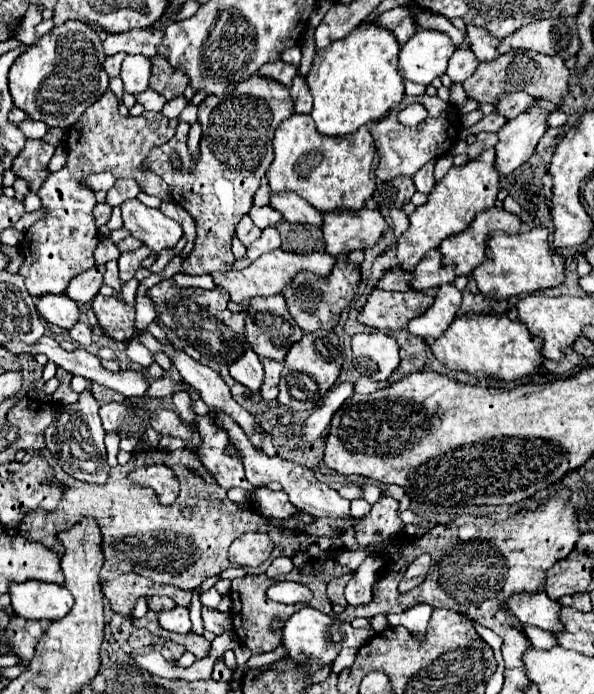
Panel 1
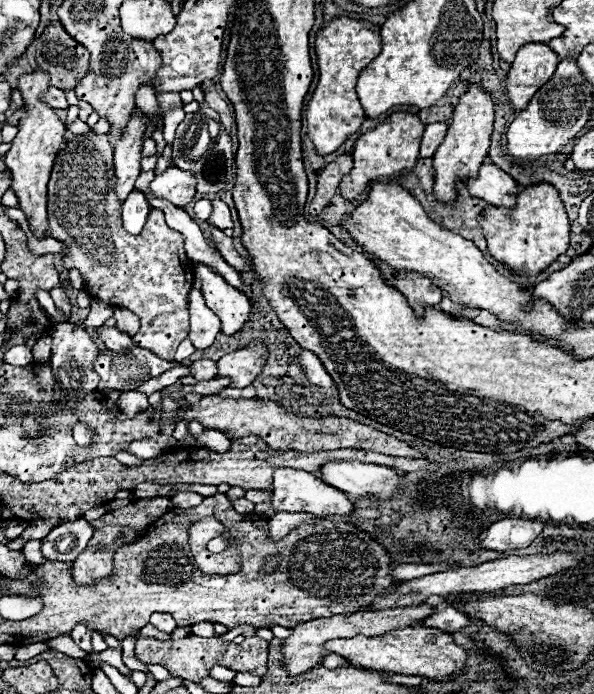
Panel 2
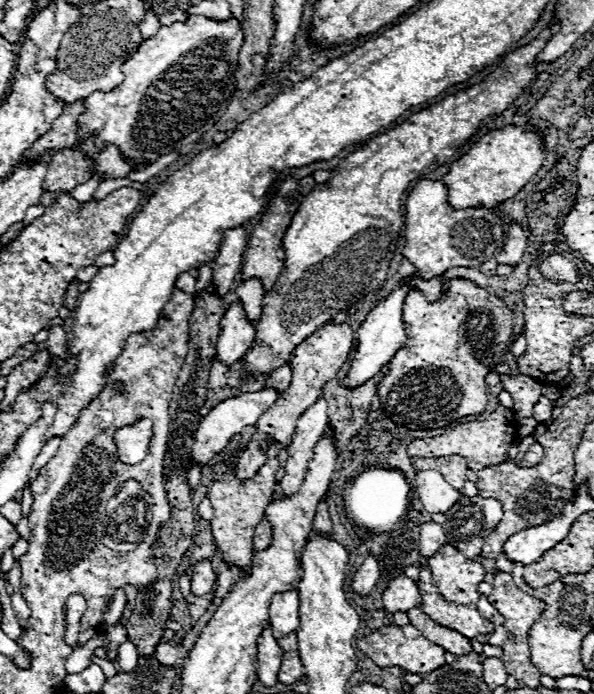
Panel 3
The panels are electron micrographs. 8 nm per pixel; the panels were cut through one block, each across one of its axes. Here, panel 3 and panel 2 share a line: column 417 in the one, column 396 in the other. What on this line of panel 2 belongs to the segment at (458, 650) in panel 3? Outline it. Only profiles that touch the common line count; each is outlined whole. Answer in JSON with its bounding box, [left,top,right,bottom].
[282,604,432,676]

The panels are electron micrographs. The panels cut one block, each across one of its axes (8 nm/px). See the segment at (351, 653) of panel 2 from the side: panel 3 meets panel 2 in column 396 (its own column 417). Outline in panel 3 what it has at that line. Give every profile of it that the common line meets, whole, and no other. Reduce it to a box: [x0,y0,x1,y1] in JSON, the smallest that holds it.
[356,624,446,674]

